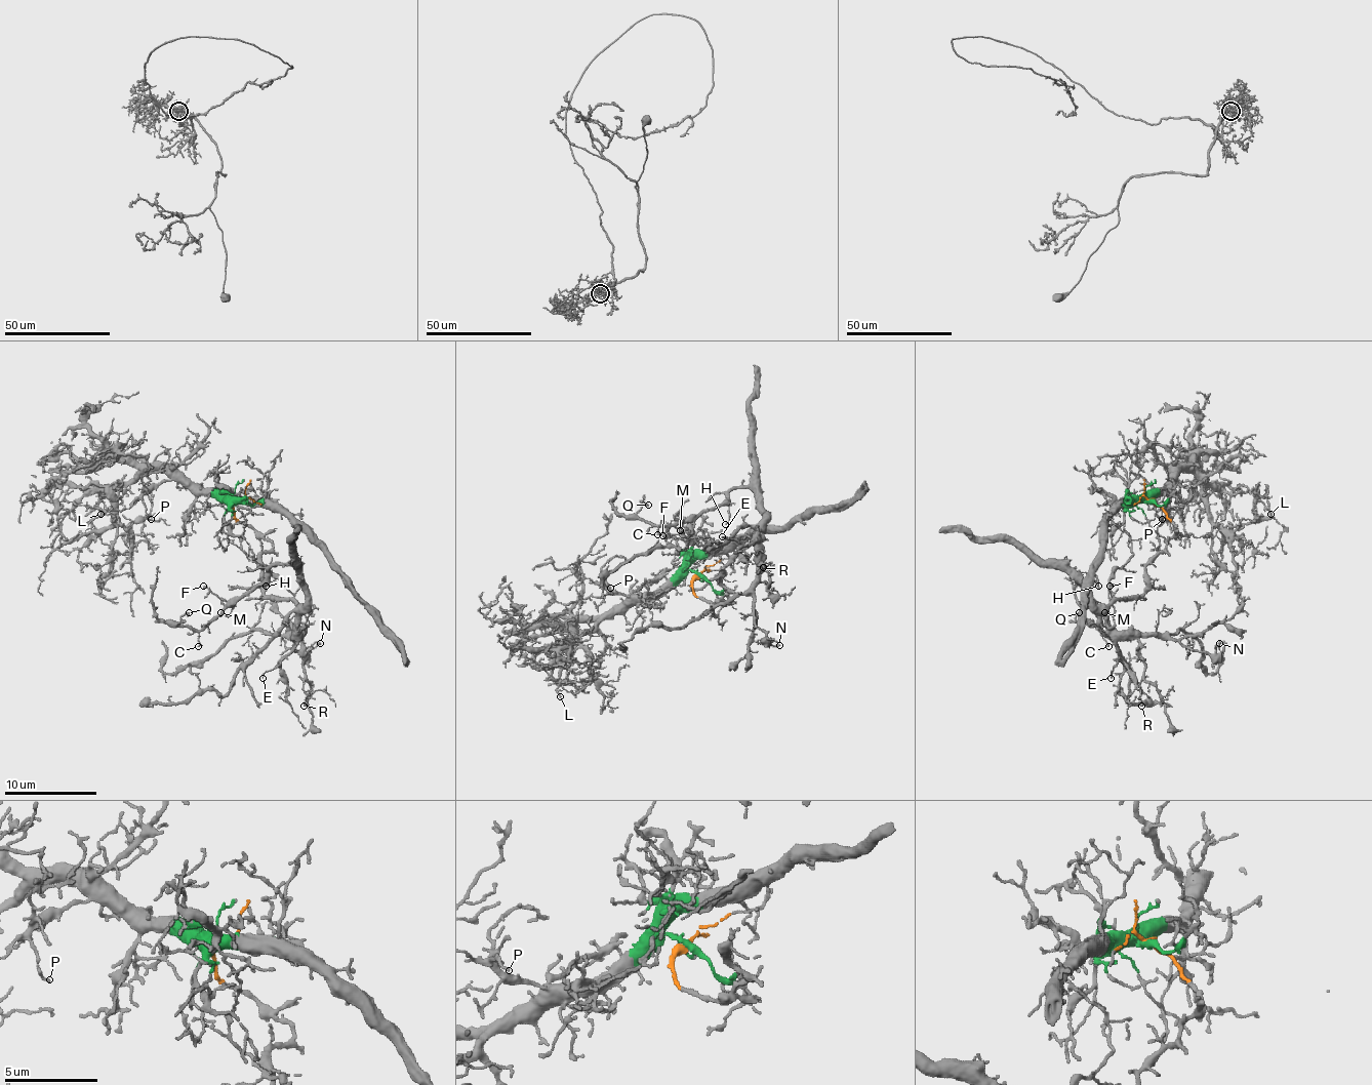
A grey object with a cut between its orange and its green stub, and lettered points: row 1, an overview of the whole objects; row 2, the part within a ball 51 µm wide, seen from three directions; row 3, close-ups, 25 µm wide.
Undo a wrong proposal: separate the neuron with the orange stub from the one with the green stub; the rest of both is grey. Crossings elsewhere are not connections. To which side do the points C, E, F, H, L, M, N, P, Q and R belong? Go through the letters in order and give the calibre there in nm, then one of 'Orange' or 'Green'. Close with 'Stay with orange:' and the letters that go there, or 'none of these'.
C: Thickness 100 nm. Orange
E: Thickness 120 nm. Orange
F: Thickness 110 nm. Orange
H: Thickness 120 nm. Orange
L: Thickness 80 nm. Green
M: Thickness 110 nm. Orange
N: Thickness 140 nm. Orange
P: Thickness 120 nm. Green
Q: Thickness 130 nm. Orange
R: Thickness 90 nm. Orange
Stay with orange: C, E, F, H, M, N, Q, R

